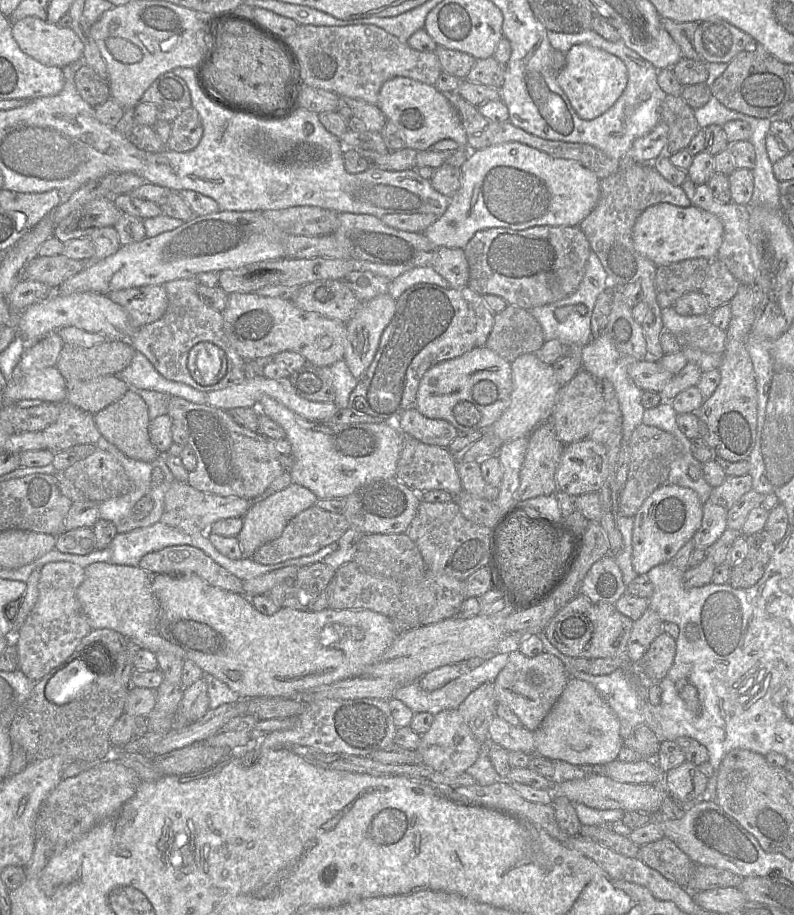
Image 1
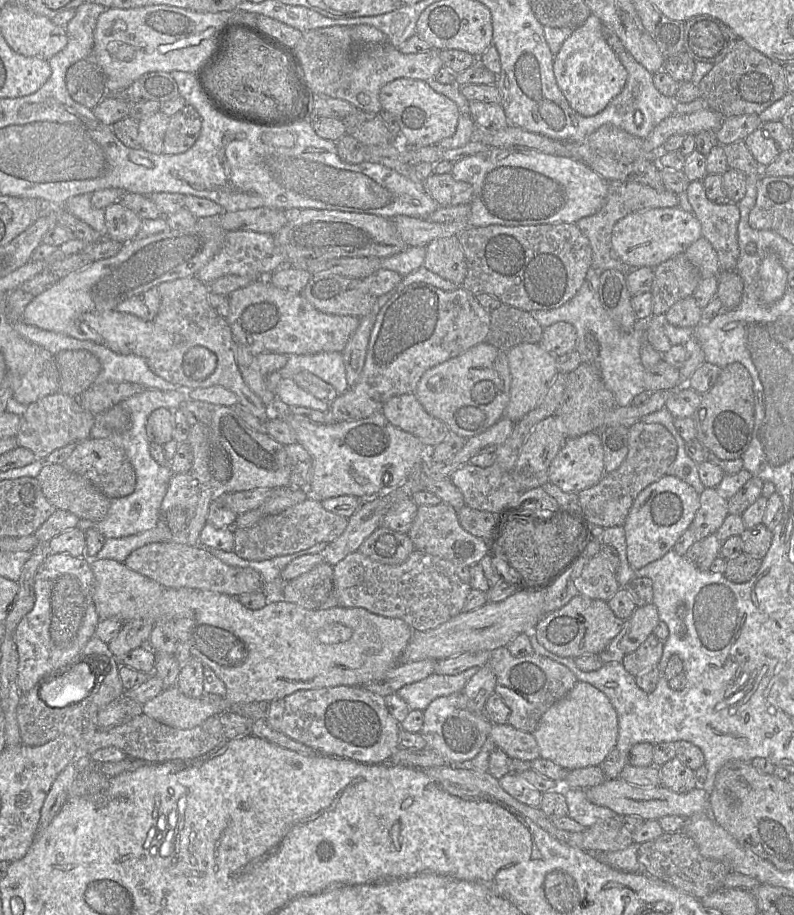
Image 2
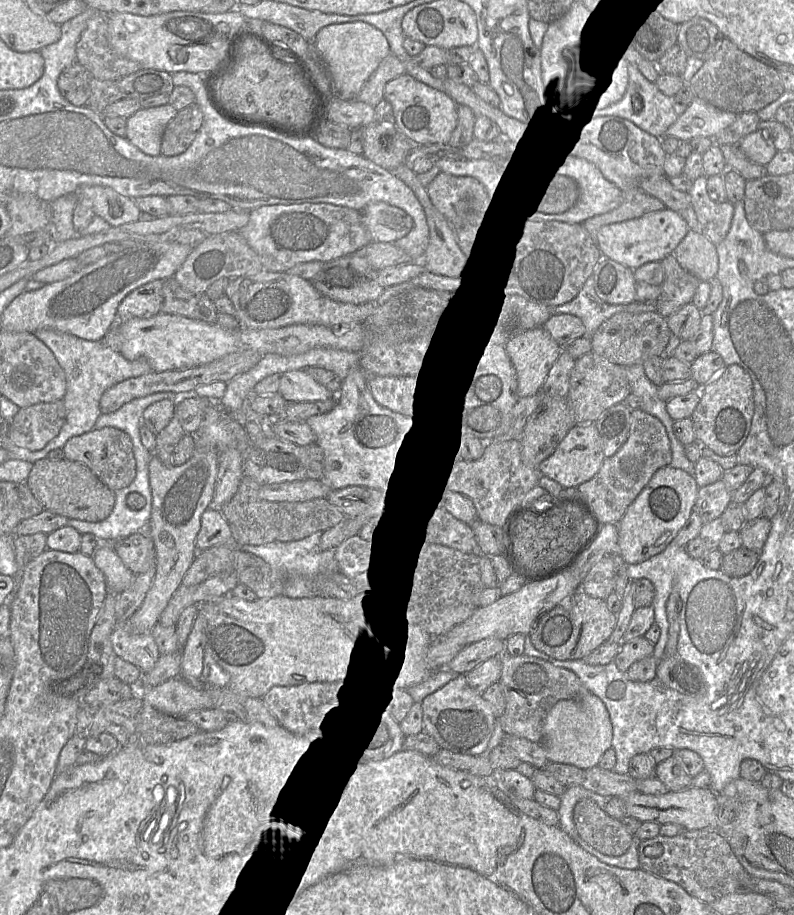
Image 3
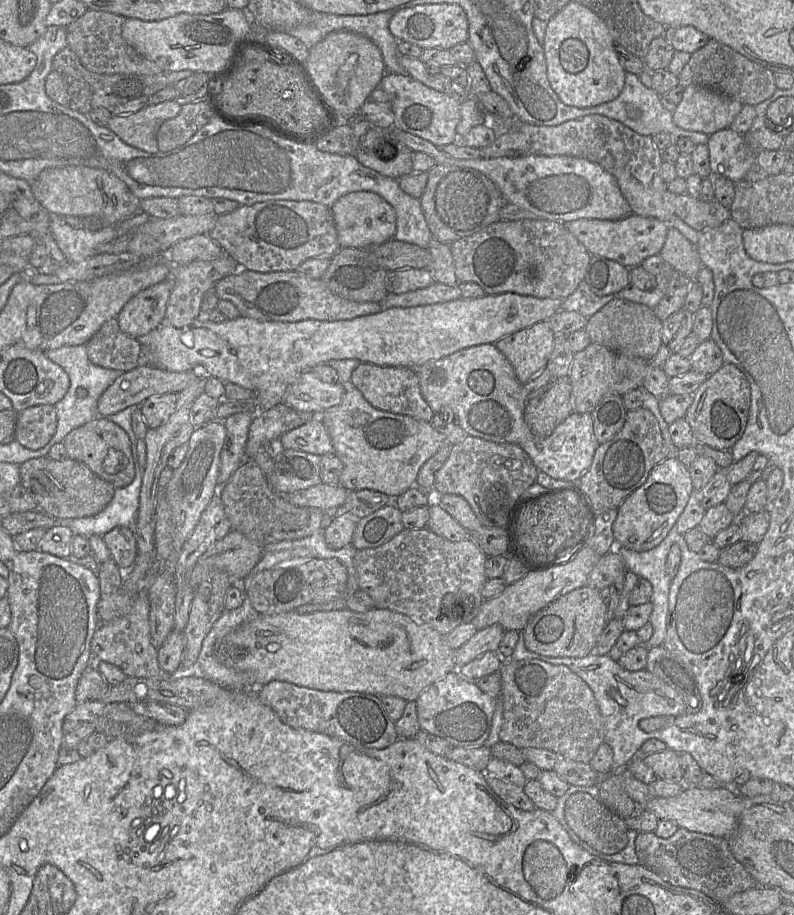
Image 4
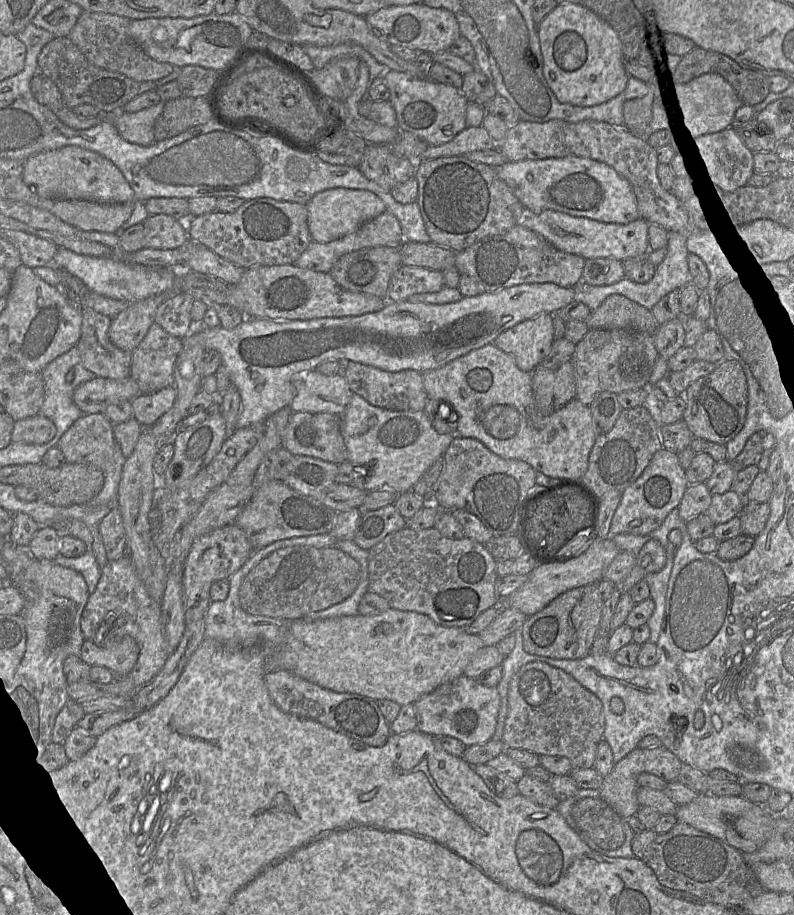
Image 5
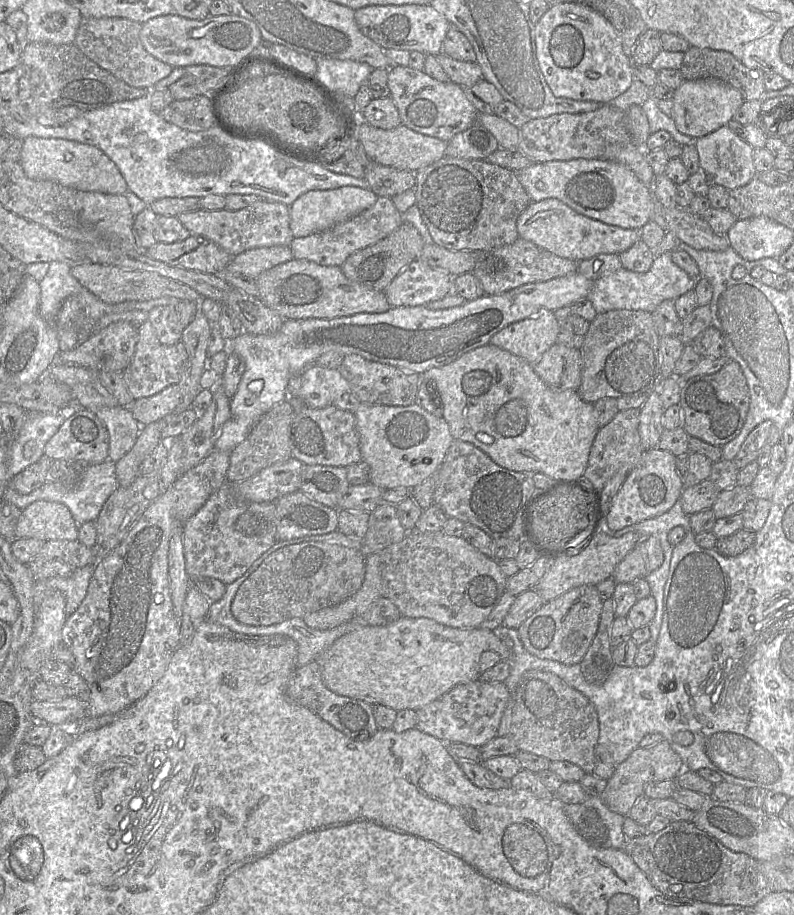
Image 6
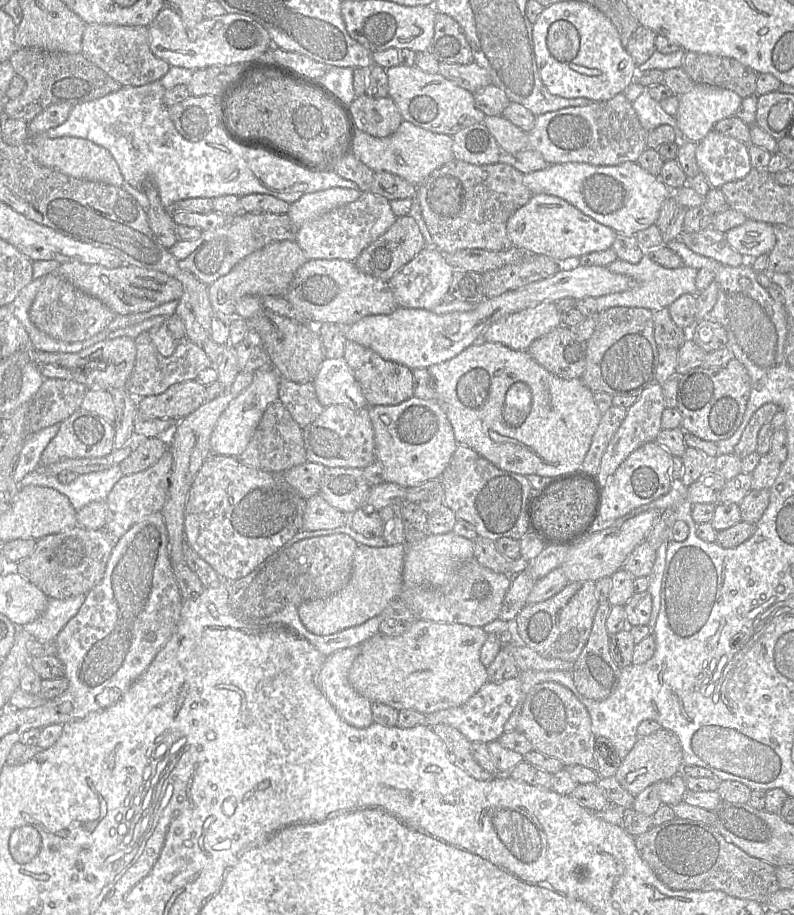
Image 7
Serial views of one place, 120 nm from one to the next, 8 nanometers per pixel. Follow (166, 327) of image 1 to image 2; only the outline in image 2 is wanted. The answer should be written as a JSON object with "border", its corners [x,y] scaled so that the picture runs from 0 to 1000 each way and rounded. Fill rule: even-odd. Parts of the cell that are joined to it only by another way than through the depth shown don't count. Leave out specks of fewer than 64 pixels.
{"border":[[[247,302],[225,304],[198,311],[203,332],[193,351],[190,363],[190,388],[184,392],[190,404],[199,411],[238,427],[246,424],[280,422],[292,427],[300,435],[300,442],[314,448],[320,455],[334,461],[343,449],[311,422],[300,402],[296,384],[296,370],[285,348],[276,344],[263,331],[266,319],[263,311]],[[244,378],[257,378],[273,389],[270,407],[257,415],[244,415],[230,404],[232,387]]]}

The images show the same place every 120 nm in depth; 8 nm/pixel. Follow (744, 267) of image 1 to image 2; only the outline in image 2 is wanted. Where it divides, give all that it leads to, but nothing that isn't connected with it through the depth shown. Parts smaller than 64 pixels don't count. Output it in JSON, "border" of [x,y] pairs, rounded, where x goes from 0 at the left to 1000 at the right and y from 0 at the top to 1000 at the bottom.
{"border":[[[883,197],[870,198],[864,211],[873,227],[872,233],[883,245],[884,258],[895,266],[904,279],[908,296],[926,296],[932,278],[929,224],[894,220]]]}

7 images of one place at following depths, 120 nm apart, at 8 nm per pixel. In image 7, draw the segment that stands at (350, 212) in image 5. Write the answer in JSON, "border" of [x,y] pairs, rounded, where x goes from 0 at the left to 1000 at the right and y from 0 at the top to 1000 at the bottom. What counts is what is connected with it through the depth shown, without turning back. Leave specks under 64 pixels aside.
{"border":[[[417,205],[388,211],[365,224],[363,236],[372,248],[404,236],[422,227],[448,220],[455,209],[437,205]]]}

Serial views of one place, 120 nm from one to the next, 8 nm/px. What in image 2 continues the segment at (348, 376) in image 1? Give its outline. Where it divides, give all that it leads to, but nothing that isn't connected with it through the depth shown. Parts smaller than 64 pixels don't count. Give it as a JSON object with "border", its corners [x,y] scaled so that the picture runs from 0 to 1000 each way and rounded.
{"border":[[[429,385],[365,388],[360,399],[350,405],[356,413],[369,412],[377,407],[388,405],[417,420],[427,432],[440,424],[433,391]]]}

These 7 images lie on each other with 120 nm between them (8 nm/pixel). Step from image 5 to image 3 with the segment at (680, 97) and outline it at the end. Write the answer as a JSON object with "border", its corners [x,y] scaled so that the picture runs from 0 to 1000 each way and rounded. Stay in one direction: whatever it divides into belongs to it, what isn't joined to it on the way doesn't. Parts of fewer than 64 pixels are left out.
{"border":[[[874,106],[850,133],[841,139],[838,146],[865,154],[875,149],[899,151],[907,143],[921,137],[927,127],[928,125],[907,120]]]}

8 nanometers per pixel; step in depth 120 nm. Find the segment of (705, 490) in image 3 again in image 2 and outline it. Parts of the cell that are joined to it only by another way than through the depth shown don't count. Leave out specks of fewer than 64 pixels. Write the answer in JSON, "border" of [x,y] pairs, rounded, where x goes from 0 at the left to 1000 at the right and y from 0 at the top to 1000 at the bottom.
{"border":[[[889,533],[880,540],[880,556],[868,577],[883,591],[894,584],[901,584],[917,563],[917,548],[902,533]]]}

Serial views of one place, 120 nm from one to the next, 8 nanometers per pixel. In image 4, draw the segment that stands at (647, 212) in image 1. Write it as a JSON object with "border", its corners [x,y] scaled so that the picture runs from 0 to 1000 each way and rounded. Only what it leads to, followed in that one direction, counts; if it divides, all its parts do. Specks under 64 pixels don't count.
{"border":[[[797,233],[778,240],[728,239],[710,245],[744,279],[773,284],[790,293],[805,291],[816,281],[829,279],[843,250],[841,245],[830,239]]]}

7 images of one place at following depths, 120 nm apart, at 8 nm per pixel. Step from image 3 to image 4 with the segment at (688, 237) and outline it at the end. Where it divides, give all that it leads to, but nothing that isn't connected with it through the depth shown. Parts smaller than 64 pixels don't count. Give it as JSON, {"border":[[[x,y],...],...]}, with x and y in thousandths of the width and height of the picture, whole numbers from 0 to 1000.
{"border":[[[843,248],[830,279],[841,291],[873,306],[885,292],[877,268],[848,248]]]}

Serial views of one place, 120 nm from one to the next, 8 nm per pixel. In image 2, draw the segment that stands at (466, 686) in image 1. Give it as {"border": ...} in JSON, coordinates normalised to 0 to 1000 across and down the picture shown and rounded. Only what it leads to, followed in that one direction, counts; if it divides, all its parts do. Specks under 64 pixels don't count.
{"border":[[[593,729],[574,738],[552,738],[545,734],[529,744],[508,750],[499,758],[518,776],[533,778],[549,763],[581,756],[603,730]]]}

